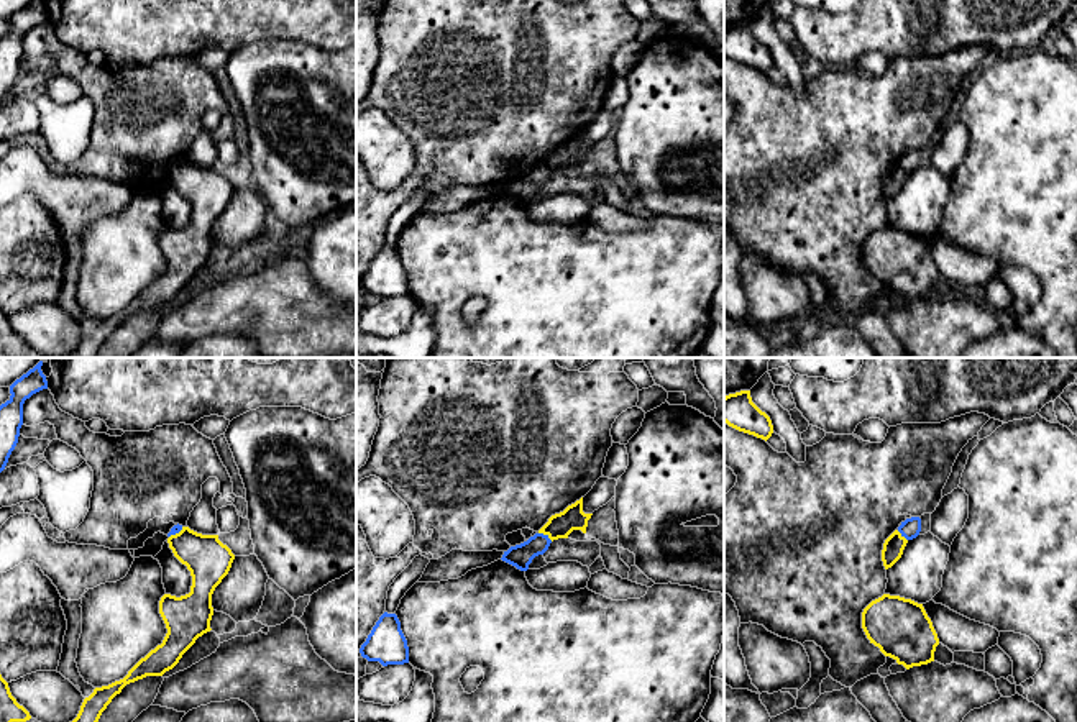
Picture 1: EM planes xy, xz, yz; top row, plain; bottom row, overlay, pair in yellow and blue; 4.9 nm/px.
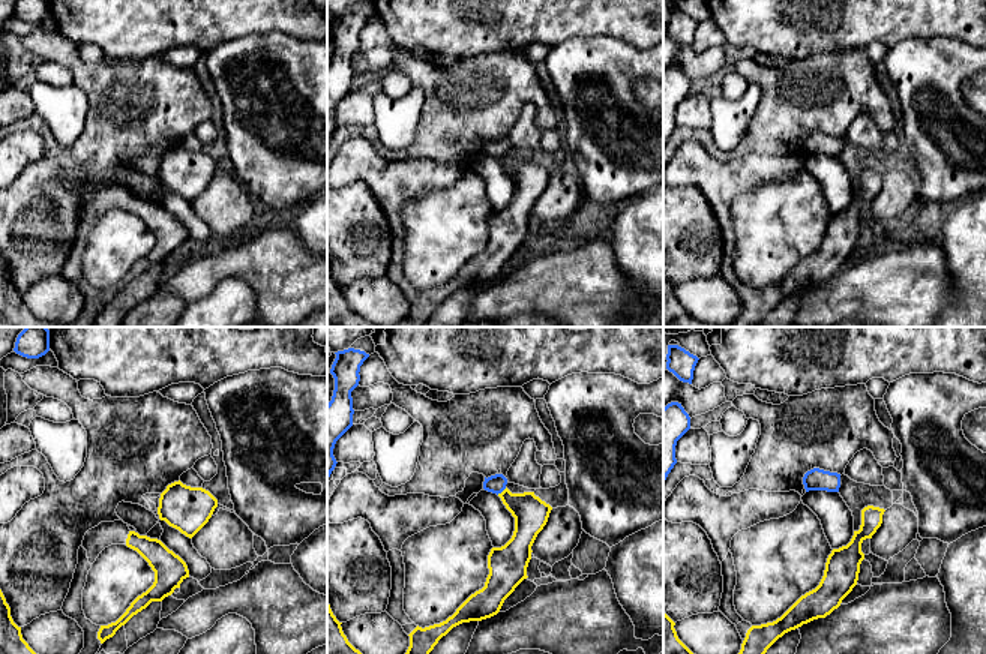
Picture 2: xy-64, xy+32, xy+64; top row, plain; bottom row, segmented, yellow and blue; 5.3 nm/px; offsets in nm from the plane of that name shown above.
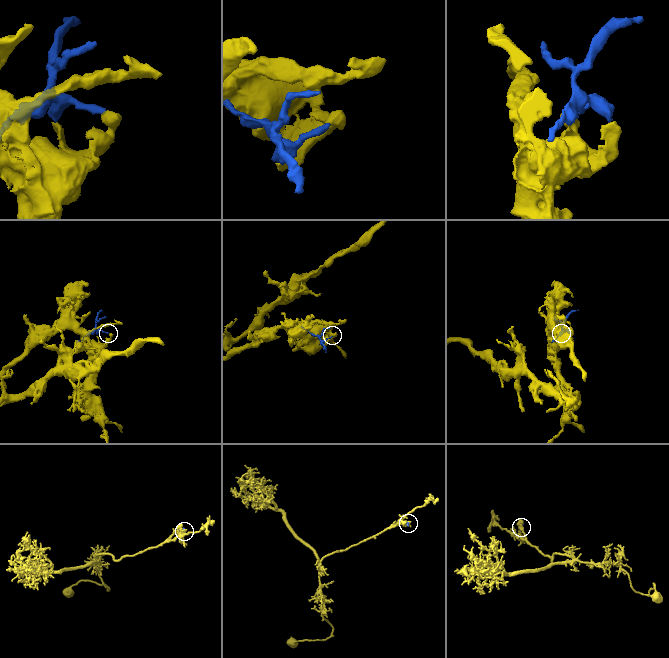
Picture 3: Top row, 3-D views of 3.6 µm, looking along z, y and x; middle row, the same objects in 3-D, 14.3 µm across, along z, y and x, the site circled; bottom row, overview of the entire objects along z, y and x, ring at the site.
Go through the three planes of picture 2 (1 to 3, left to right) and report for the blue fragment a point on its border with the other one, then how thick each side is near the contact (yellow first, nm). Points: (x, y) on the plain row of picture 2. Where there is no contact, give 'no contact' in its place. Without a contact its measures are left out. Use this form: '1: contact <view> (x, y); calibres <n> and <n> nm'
1: no contact
2: contact xy+32 (503, 155); calibres 180 and 100 nm
3: no contact

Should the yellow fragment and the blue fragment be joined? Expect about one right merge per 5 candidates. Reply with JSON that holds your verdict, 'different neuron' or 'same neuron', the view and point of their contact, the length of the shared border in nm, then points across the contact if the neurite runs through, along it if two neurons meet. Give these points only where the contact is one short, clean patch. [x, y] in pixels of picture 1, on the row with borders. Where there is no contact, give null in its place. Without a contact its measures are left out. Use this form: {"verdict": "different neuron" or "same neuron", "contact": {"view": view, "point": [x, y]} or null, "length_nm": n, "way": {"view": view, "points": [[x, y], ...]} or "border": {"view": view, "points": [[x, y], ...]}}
{"verdict": "different neuron", "contact": {"view": "xz", "point": [545, 534]}, "length_nm": 80}

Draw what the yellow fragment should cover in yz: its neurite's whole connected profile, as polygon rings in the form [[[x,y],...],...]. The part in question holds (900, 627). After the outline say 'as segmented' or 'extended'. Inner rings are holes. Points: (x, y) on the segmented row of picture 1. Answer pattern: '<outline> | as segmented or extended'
[[[883,594],[864,609],[862,628],[870,643],[906,669],[934,661],[939,638],[923,604]]] | as segmented

